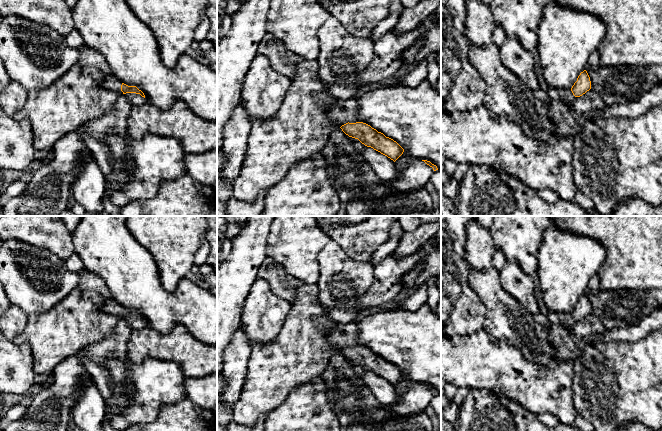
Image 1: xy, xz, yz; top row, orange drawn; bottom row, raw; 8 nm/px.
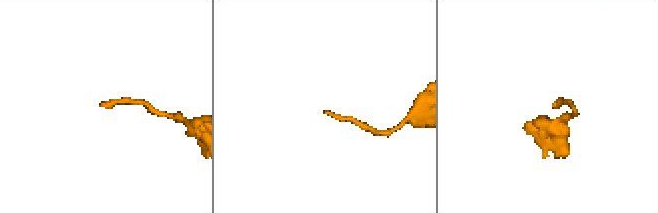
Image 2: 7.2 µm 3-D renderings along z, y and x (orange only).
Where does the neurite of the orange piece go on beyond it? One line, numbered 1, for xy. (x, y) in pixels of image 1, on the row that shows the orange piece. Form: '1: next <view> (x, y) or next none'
1: next xy (111, 83)

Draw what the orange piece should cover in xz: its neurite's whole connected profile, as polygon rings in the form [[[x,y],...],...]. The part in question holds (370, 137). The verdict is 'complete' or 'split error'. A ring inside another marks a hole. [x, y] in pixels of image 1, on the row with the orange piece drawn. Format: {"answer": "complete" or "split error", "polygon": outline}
{"answer": "split error", "polygon": [[[355,98],[338,99],[328,109],[328,116],[346,135],[358,139],[365,146],[373,148],[394,162],[404,152],[404,149],[396,141],[359,121],[358,103]]]}

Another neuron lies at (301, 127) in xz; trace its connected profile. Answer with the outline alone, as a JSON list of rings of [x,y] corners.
[[[300,58],[277,113],[272,118],[252,124],[246,156],[233,182],[233,197],[245,202],[255,201],[262,190],[268,190],[284,179],[292,166],[321,152],[331,133],[339,128],[328,116],[328,109],[337,100],[321,83],[317,61]]]

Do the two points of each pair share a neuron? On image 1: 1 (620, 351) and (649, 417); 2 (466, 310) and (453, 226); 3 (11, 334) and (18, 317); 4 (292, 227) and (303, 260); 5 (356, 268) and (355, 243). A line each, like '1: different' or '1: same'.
1: same
2: same
3: same
4: same
5: different

